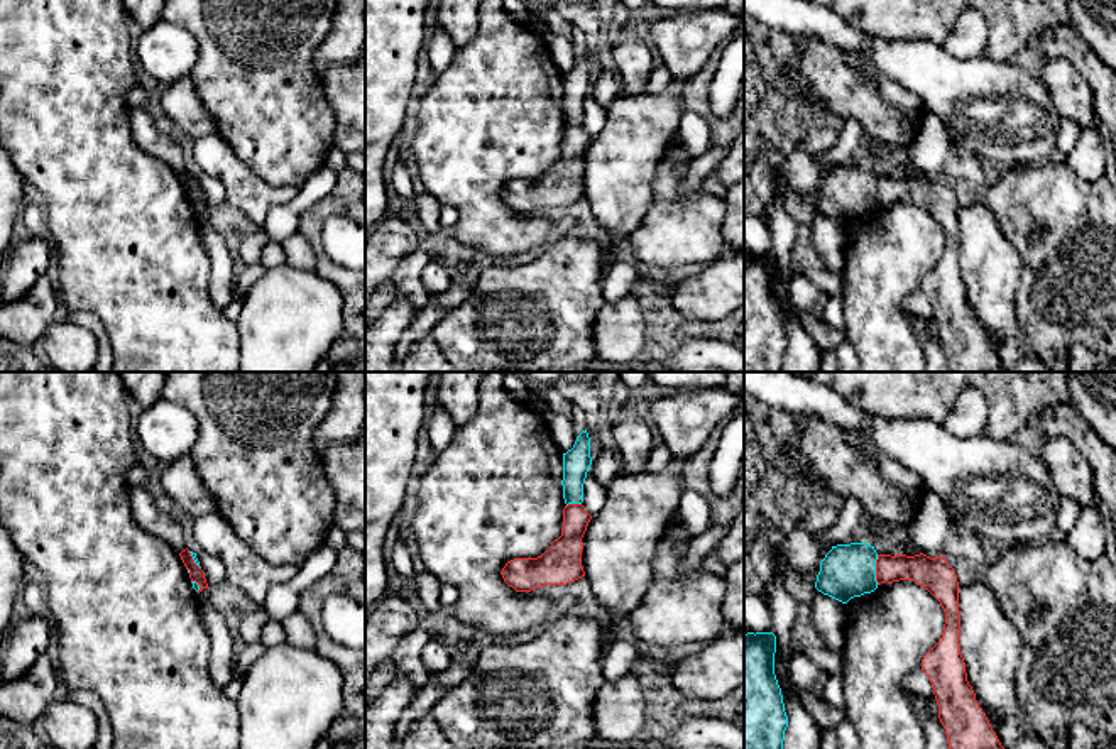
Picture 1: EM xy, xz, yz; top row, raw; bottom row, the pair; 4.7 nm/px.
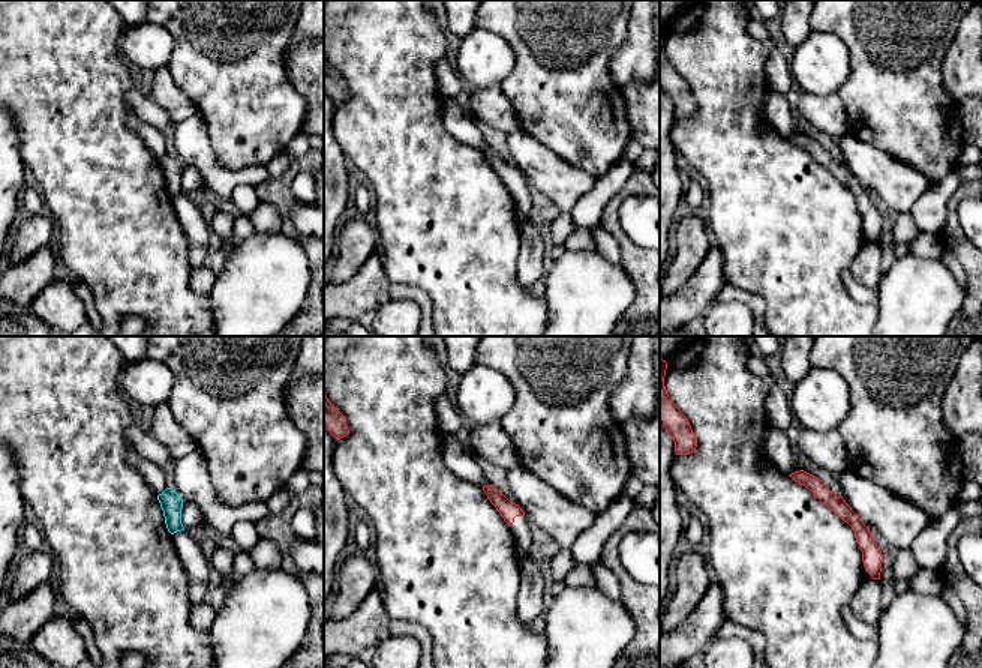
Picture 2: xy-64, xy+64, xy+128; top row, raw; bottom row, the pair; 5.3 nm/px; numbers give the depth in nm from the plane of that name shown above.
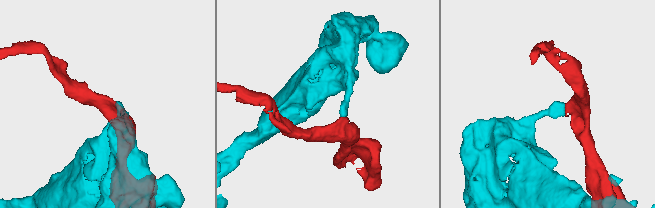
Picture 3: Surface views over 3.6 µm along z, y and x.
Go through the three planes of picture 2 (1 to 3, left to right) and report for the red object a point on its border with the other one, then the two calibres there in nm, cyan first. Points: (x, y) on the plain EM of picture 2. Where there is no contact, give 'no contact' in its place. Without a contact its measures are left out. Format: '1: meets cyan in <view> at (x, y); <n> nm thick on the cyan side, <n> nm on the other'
1: no contact
2: no contact
3: no contact

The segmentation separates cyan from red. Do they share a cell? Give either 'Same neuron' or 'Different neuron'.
Different neuron

